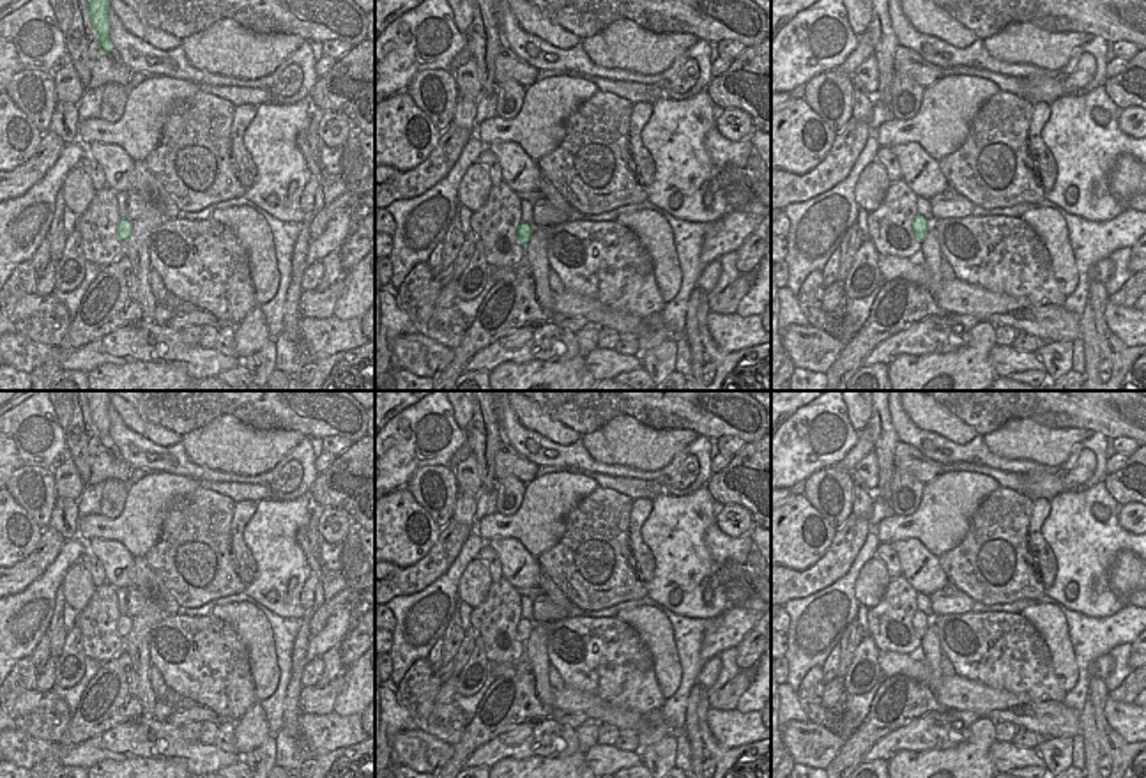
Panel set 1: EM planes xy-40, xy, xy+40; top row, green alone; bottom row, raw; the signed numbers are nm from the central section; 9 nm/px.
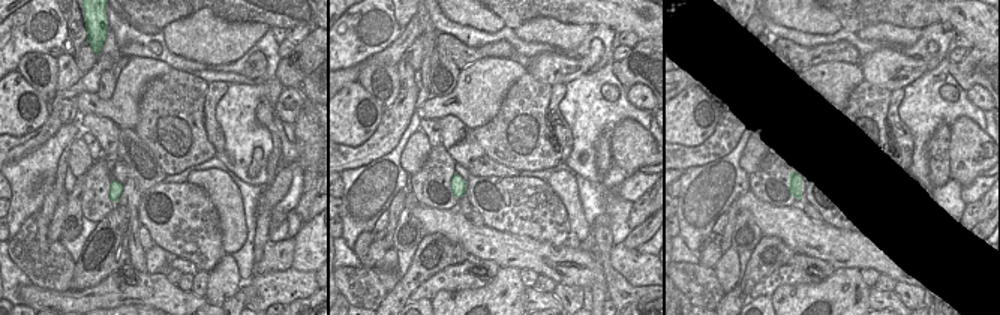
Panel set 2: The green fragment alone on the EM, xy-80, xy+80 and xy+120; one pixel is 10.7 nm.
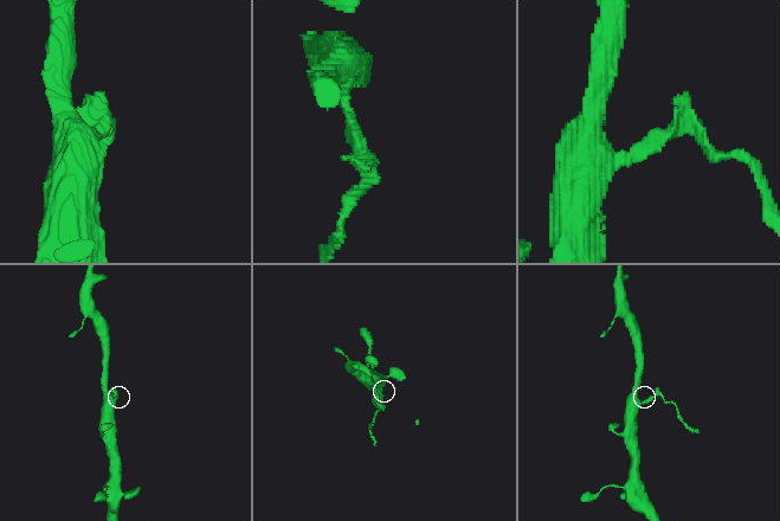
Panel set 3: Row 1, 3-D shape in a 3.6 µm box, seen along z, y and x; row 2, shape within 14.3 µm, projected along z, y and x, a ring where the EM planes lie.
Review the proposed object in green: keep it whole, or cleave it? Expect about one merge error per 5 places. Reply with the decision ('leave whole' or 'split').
split

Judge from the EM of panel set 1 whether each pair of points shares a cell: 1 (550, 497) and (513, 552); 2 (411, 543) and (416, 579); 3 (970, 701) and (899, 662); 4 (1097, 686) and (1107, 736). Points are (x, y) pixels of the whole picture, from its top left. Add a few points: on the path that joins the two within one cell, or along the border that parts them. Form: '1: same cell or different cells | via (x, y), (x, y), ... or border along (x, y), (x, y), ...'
1: different cells | border along (487, 541), (513, 538), (536, 557)
2: different cells | border along (439, 529), (420, 559), (393, 564)
3: same cell | via (952, 692), (932, 685), (916, 669)
4: same cell | via (1099, 699), (1102, 724)

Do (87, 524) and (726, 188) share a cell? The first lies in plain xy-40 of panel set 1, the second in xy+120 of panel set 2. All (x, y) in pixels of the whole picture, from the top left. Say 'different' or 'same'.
different

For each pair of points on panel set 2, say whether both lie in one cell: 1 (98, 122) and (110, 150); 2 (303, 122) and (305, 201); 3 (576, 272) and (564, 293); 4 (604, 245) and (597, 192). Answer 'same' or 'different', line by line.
1: same
2: same
3: different
4: different

